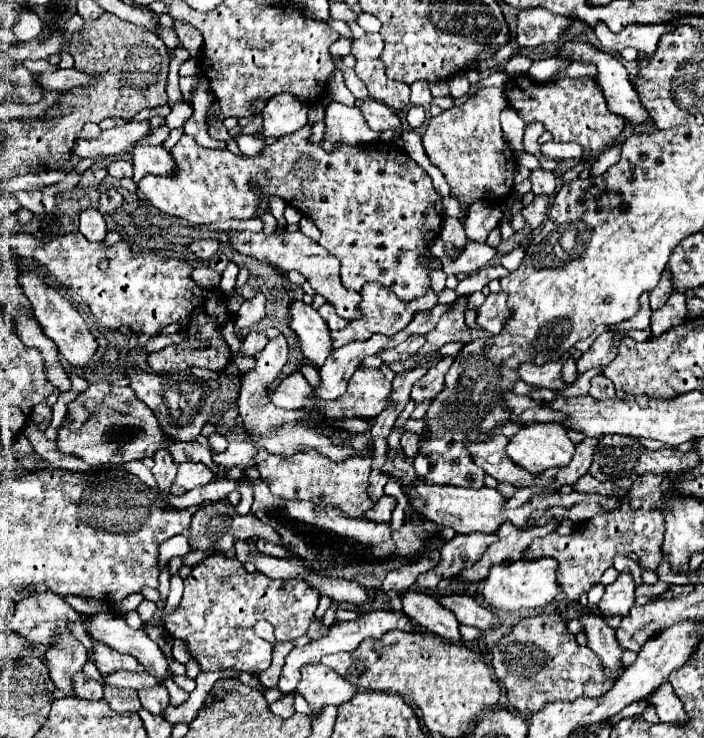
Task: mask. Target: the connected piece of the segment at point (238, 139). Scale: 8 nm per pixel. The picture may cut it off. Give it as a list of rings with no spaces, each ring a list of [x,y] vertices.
[[[235,134],[233,140],[235,140],[237,148],[241,150],[241,154],[249,154],[249,156],[255,156],[261,150],[261,146],[265,146],[259,138],[245,136],[245,134]]]

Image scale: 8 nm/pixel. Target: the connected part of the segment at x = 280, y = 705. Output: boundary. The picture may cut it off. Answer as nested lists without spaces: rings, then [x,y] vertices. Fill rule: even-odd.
[[[285,694],[281,700],[273,702],[269,708],[271,708],[271,712],[273,712],[275,716],[279,716],[279,718],[289,718],[289,716],[293,716],[293,714],[295,714],[293,694]]]

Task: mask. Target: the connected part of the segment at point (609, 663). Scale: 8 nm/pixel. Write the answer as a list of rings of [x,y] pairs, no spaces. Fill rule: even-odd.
[[[581,614],[579,620],[585,626],[589,648],[601,660],[601,668],[605,670],[605,676],[607,678],[619,676],[625,670],[625,664],[621,662],[623,648],[617,644],[617,640],[613,640],[613,628],[609,628],[605,620],[595,614]]]

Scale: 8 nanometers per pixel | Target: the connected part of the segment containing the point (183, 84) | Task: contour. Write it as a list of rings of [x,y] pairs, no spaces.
[[[185,76],[179,80],[179,90],[183,94],[183,100],[191,100],[193,90],[199,86],[199,76]]]

